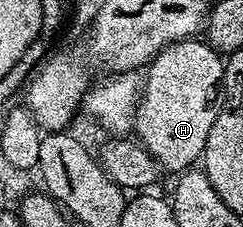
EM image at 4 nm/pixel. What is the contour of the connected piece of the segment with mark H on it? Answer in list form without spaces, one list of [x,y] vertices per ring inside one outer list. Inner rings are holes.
[[[194,38],[181,40],[178,44],[168,44],[160,54],[153,57],[147,71],[149,80],[147,76],[141,102],[137,105],[135,136],[166,173],[180,174],[194,167],[204,157],[207,134],[211,134],[211,126],[215,126],[215,118],[223,100],[225,60],[222,53],[204,39]]]

